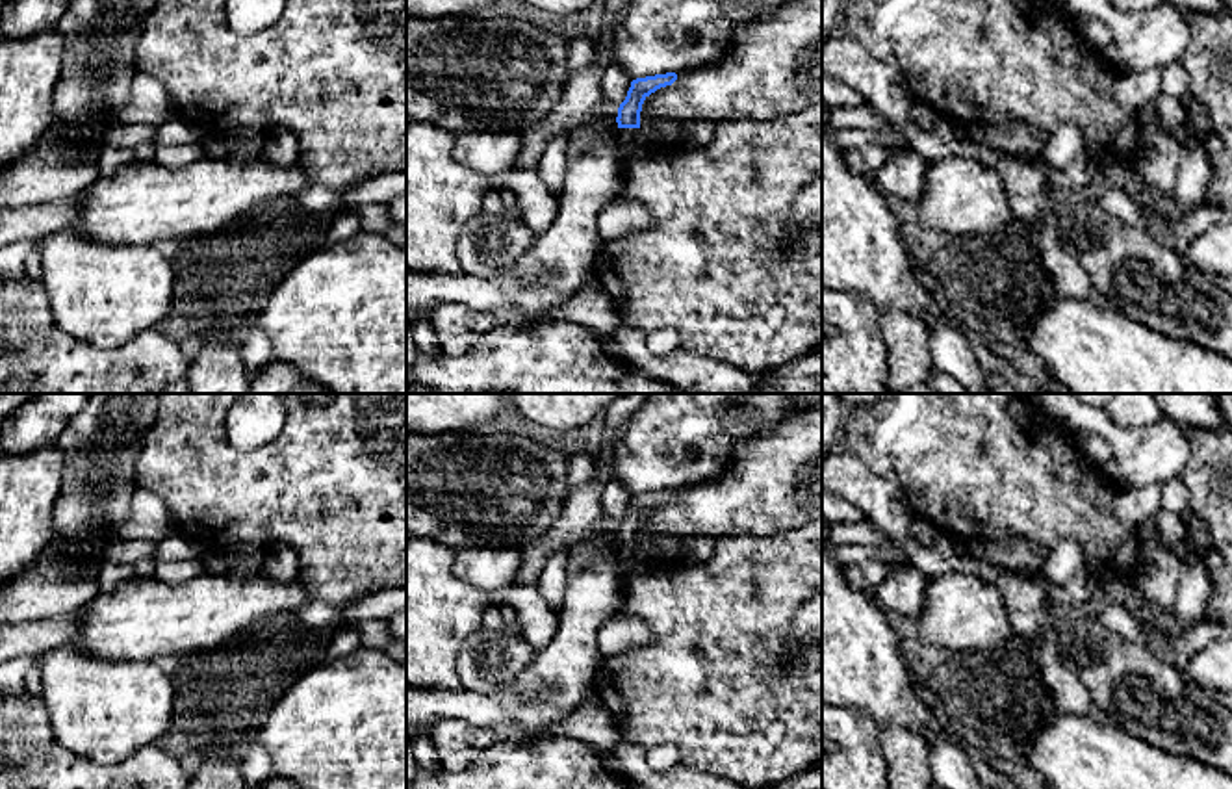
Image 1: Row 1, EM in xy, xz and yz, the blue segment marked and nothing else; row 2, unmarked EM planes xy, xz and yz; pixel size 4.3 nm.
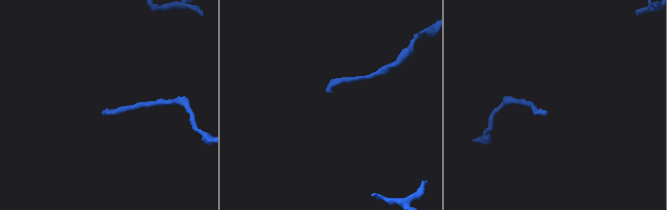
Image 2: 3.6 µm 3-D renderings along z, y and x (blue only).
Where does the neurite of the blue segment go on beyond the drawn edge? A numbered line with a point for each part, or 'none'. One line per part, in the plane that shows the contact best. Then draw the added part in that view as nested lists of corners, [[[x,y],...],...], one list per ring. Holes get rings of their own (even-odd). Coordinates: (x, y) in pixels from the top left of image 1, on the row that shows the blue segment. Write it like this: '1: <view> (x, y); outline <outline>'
none

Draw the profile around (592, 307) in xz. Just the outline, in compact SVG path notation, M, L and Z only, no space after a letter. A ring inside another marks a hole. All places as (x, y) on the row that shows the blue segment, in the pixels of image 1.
M597 282L584 286L573 299L544 314L531 316L514 308L495 308L492 317L495 325L520 329L564 319L590 329L597 338L612 338L623 321L618 304Z

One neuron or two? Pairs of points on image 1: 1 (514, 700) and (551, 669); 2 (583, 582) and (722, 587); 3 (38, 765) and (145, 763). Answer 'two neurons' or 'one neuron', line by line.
1: one neuron
2: two neurons
3: one neuron

